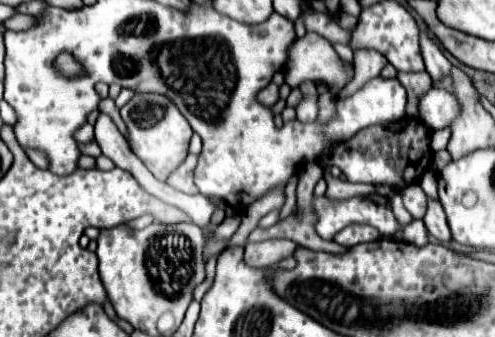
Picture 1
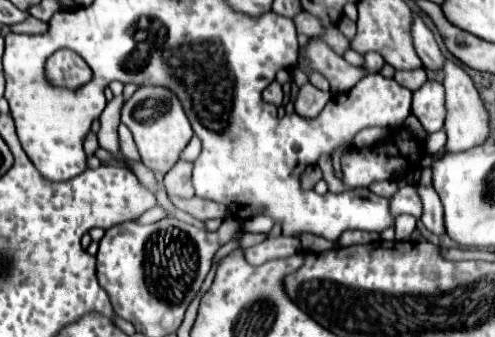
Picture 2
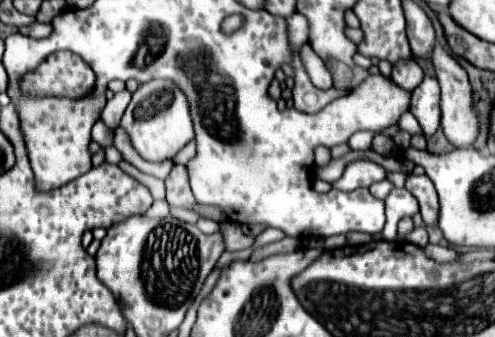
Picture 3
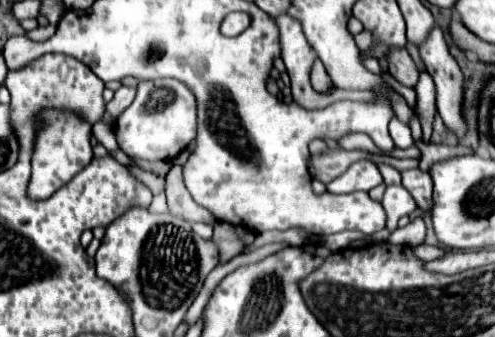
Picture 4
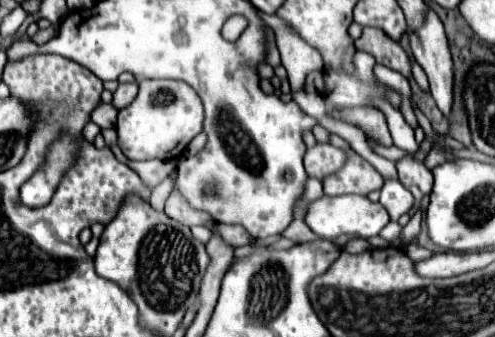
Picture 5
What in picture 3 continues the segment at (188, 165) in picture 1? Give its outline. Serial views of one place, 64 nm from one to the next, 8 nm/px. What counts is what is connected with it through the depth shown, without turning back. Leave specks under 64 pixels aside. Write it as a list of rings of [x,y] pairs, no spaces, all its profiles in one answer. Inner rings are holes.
[[[176,164],[172,168],[172,172],[166,178],[166,200],[170,206],[176,208],[186,208],[192,210],[196,200],[192,196],[192,190],[188,186],[188,174],[186,174],[186,166]]]

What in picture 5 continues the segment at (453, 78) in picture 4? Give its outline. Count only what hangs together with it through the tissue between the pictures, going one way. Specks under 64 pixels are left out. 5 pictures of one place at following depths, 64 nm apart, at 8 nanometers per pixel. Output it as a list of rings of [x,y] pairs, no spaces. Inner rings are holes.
[[[426,8],[424,24],[414,32],[408,30],[406,34],[410,38],[410,48],[412,48],[416,62],[424,68],[424,72],[428,76],[430,94],[432,94],[436,106],[440,108],[440,112],[444,116],[448,116],[450,106],[452,106],[452,58],[450,58],[450,50],[448,50],[448,38],[444,34],[444,26],[442,26],[438,14],[432,8]]]

